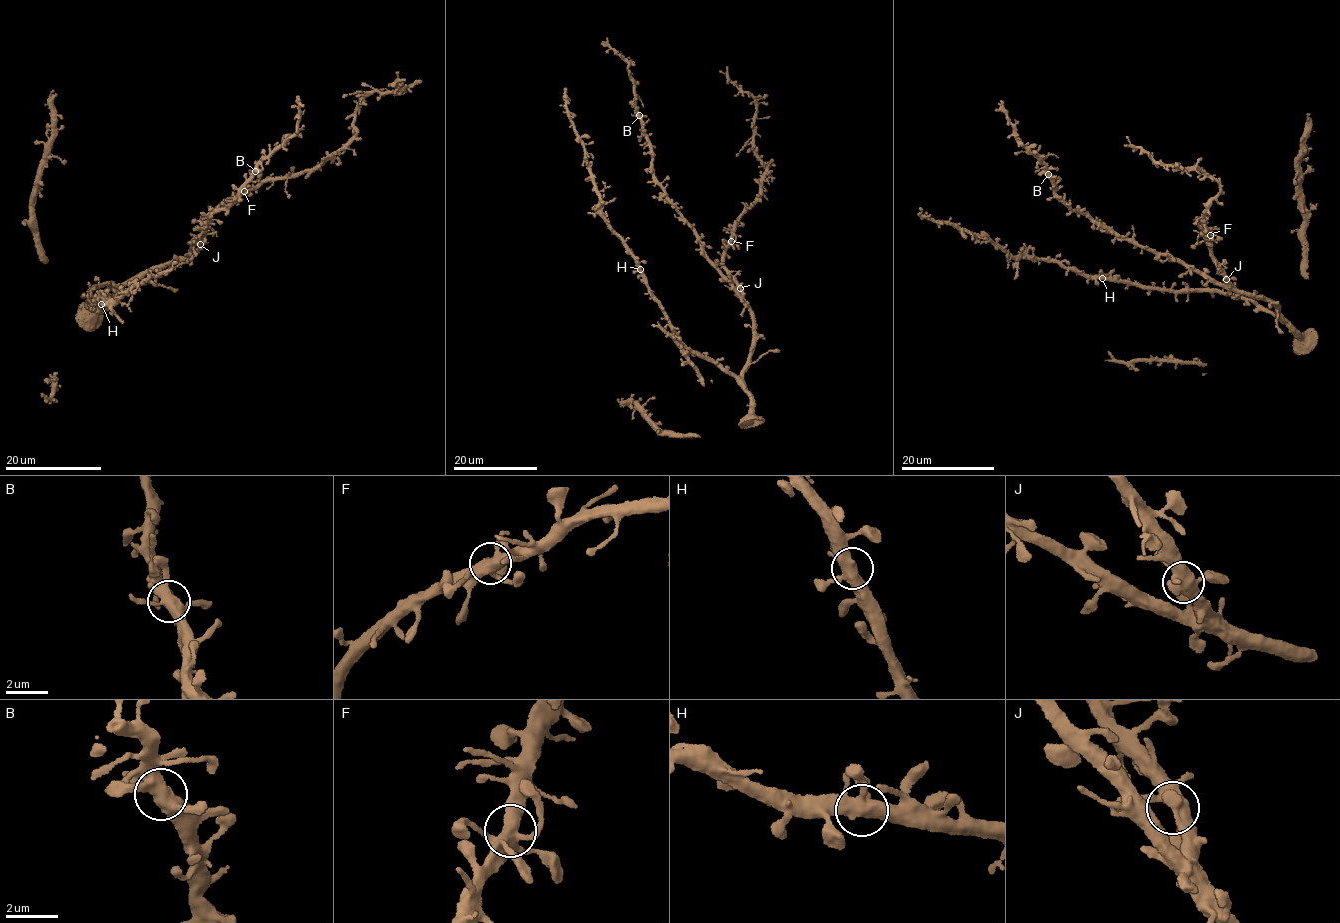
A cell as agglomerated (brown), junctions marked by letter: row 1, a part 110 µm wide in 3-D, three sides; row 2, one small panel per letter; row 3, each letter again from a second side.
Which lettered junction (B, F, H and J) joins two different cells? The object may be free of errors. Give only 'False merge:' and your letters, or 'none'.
False merge: none

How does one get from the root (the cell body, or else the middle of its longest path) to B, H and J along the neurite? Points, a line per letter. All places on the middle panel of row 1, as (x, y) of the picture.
B: (749, 360), (753, 326), (750, 308), (732, 283), (708, 259), (700, 236), (658, 181), (638, 115)
H: (749, 360), (741, 377), (735, 378), (692, 352), (671, 326), (640, 269)
J: (749, 360), (753, 321), (740, 288)

